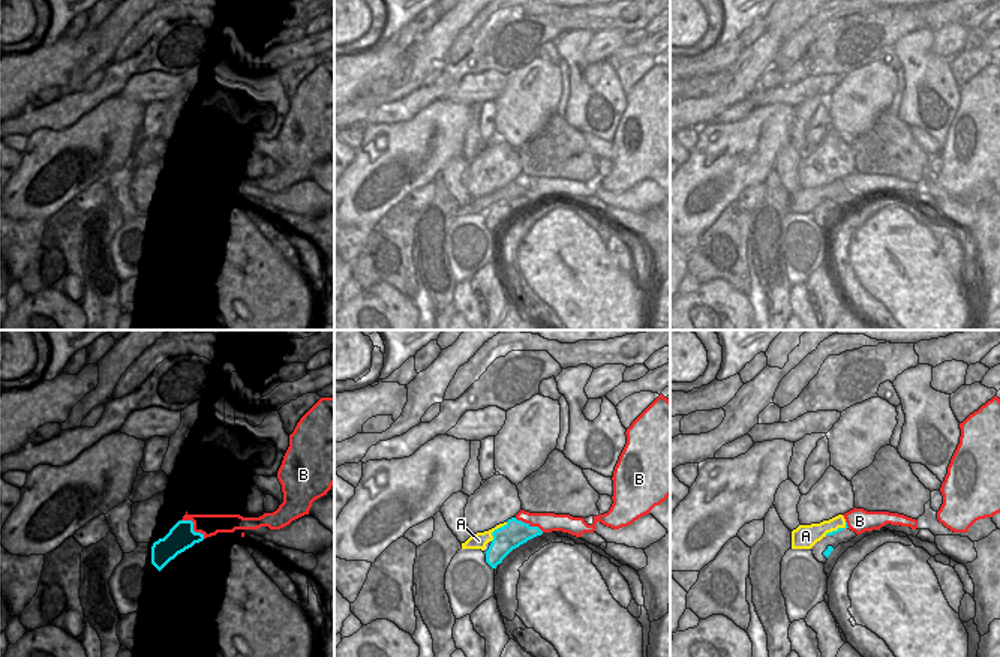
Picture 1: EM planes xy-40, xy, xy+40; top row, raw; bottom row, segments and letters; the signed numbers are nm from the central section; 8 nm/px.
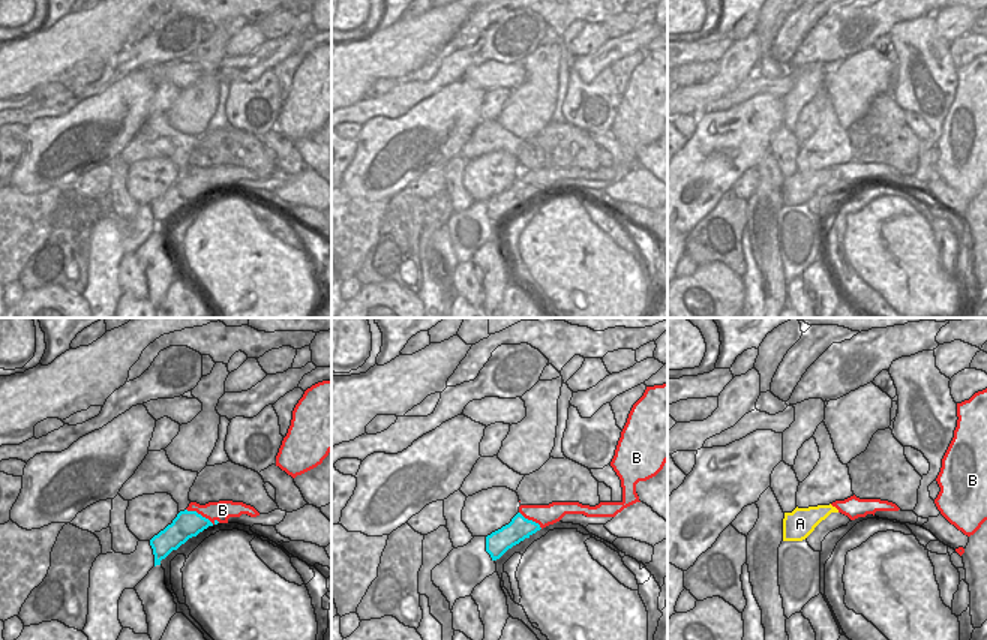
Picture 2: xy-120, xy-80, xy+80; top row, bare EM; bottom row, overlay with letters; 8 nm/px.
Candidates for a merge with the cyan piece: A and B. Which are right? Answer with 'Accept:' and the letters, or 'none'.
Accept: none

